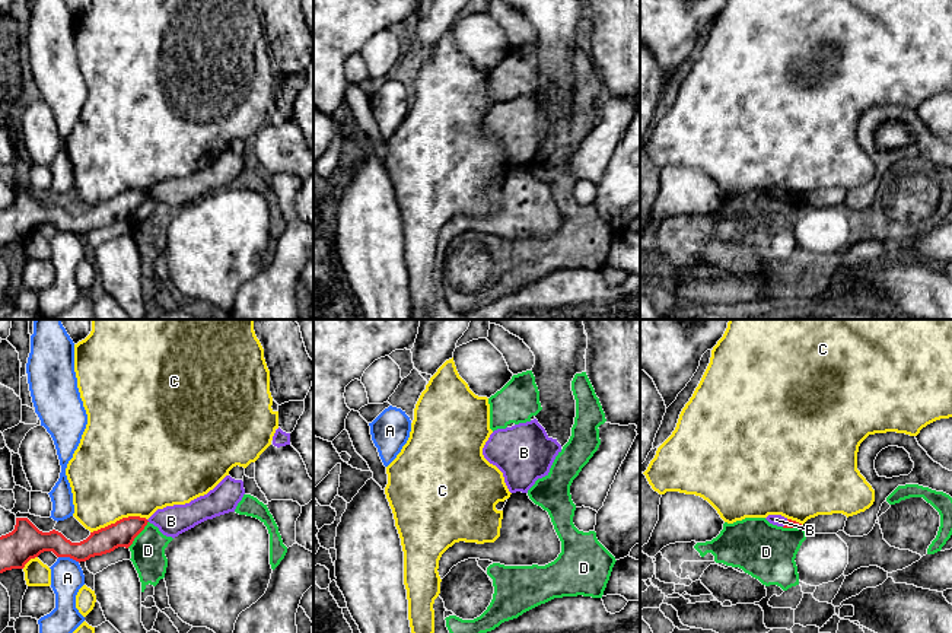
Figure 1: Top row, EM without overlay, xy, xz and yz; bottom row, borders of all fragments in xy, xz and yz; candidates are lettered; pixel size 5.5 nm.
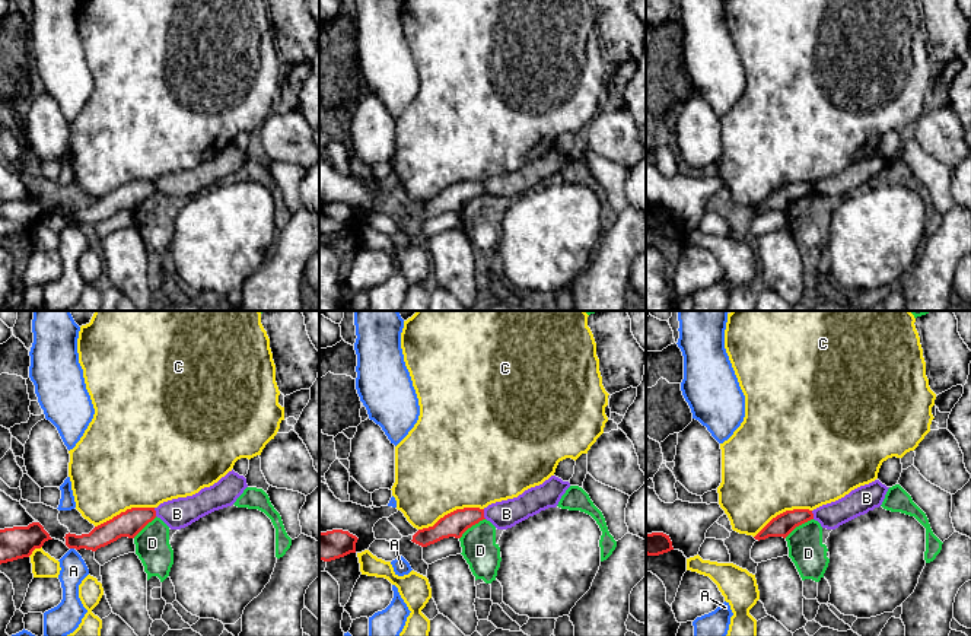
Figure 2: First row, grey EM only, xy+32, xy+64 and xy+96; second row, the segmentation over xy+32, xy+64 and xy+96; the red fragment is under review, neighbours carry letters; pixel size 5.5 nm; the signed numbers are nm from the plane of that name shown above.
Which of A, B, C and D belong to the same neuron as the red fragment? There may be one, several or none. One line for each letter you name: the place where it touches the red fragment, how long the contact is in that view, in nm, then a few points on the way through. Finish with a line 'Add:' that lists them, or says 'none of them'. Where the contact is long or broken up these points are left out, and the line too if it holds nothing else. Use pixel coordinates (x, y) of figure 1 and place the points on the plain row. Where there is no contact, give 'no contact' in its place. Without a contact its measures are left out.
Add: none of them

